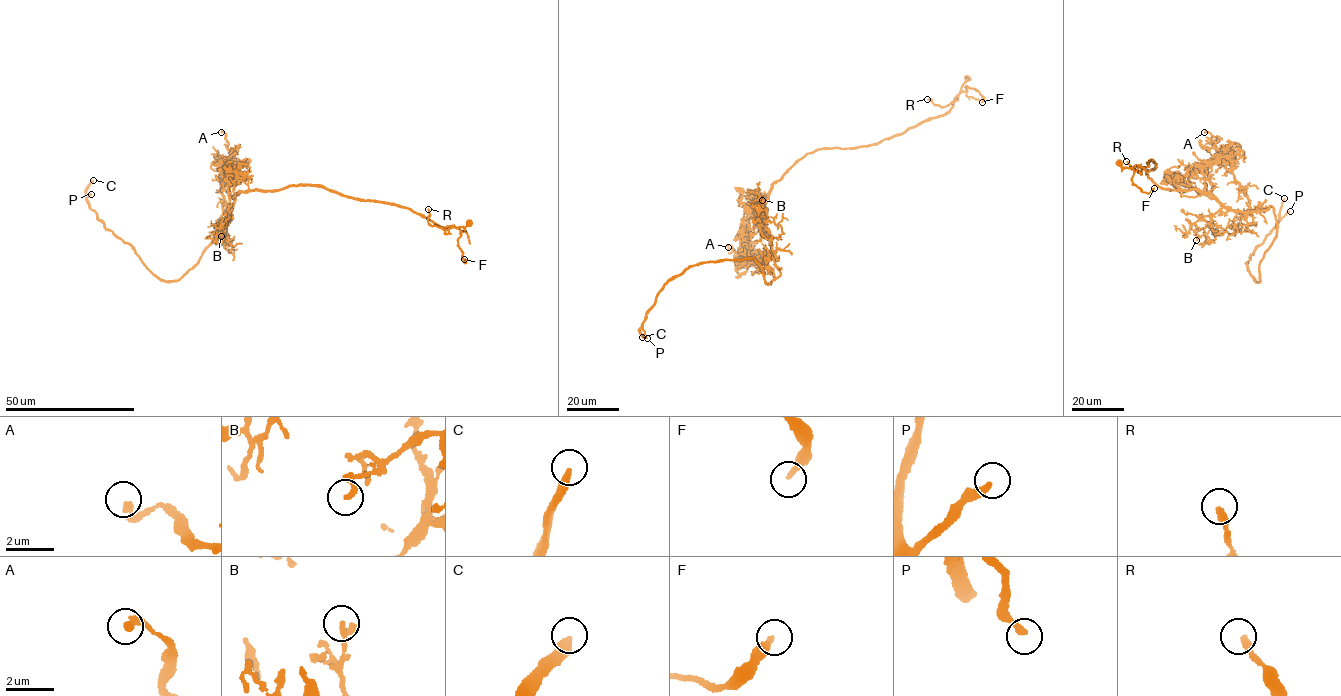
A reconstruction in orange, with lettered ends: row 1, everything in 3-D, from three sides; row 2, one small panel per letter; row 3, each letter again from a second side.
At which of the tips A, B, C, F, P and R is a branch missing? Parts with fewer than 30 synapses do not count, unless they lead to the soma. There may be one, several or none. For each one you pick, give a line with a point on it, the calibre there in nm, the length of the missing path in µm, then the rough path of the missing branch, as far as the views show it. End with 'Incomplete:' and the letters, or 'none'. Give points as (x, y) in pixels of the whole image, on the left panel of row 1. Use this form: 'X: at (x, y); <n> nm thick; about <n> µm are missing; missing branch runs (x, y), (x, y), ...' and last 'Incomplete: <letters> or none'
C: at (93, 180); 340 nm thick; about 15 µm are missing; missing branch runs (93, 180), (111, 161), (117, 159)
P: at (91, 194); 240 nm thick; about 30 µm are missing; missing branch runs (91, 194), (106, 199), (94, 202), (91, 197), (91, 185), (96, 181)
Incomplete: C, P

